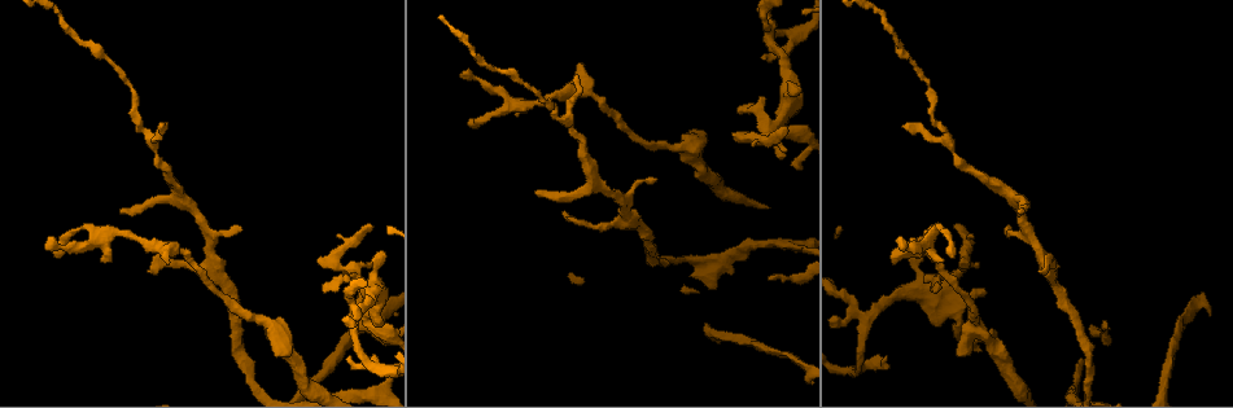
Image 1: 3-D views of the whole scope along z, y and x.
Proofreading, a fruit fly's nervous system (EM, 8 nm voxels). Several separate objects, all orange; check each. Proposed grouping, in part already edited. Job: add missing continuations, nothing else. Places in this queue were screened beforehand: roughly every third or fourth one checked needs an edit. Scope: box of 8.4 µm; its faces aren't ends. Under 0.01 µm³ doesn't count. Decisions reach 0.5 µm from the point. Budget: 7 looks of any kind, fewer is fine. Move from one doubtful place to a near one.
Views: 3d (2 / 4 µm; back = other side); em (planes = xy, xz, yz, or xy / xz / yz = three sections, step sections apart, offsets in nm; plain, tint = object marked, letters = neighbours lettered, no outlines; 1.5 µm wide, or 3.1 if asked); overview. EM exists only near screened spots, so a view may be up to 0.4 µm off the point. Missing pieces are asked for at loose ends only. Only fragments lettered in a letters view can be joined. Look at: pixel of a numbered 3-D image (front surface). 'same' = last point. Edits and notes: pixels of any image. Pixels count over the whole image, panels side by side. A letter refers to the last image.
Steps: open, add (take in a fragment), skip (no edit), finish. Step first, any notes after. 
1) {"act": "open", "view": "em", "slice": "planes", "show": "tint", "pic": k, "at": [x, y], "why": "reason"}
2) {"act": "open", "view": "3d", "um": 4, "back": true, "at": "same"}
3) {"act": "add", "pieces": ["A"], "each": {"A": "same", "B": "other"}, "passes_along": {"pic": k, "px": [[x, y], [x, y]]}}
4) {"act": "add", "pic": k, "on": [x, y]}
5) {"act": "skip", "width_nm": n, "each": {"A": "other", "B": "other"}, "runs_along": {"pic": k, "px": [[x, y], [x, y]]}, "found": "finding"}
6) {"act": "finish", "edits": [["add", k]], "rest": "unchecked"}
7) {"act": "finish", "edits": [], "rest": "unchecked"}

{"act": "open", "view": "em", "slice": "planes", "show": "letters", "pic": 1, "at": [238, 231], "why": "tapers out"}

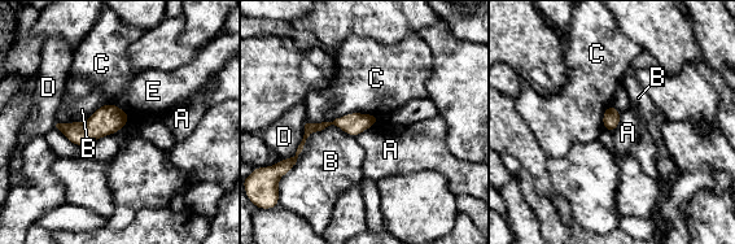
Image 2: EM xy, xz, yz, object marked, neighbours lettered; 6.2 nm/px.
{"act": "skip", "longest_contact_nm": ["B", 480], "each": {"A": "other", "B": "other", "C": "other", "D": "other", "E": "other"}, "found": "no lettered fragment goes on from it"}

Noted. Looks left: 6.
{"act": "open", "view": "em", "slice": "xy", "step": 4, "show": "letters", "pic": 1, "at": [1016, 213], "why": "branch stops here"}

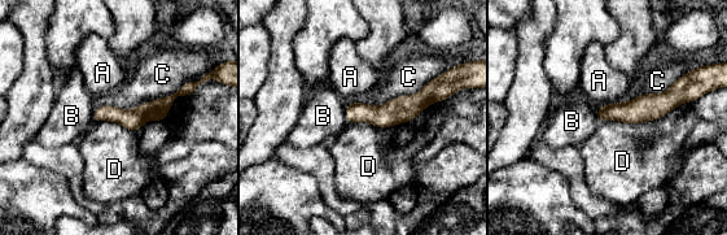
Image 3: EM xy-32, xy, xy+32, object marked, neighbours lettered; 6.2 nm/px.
{"act": "skip", "longest_contact_nm": ["C", 700], "each": {"A": "other", "B": "other", "C": "other", "D": "other"}, "runs_along": {"pic": 3, "px": [[189, 87], [156, 111], [96, 117]]}, "found": "none of them fits"}

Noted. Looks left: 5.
{"act": "open", "view": "em", "slice": "planes", "show": "plain", "pic": 1, "at": [902, 241], "why": "free end"}

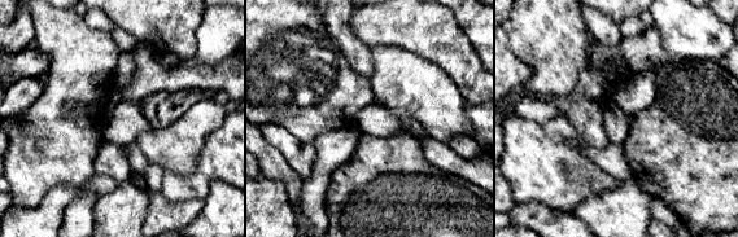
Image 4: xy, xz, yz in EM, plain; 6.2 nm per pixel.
{"act": "open", "view": "em", "slice": "planes", "show": "letters", "at": "same", "why": "what lies round it"}

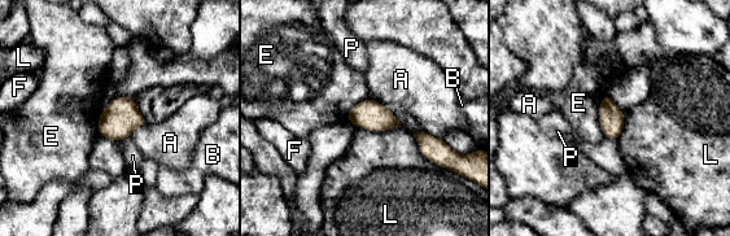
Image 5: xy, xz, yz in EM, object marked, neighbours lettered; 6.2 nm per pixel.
{"act": "skip", "width_nm": 160, "each": {"A": "other", "B": "other", "E": "other", "F": "other", "L": "other", "P": "other"}, "border": {"pic": 5, "px": [[401, 126], [381, 131], [357, 129]]}, "found": "no lettered fragment goes on from it"}

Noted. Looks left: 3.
{"act": "finish", "edits": [], "rest": "unchecked"}

